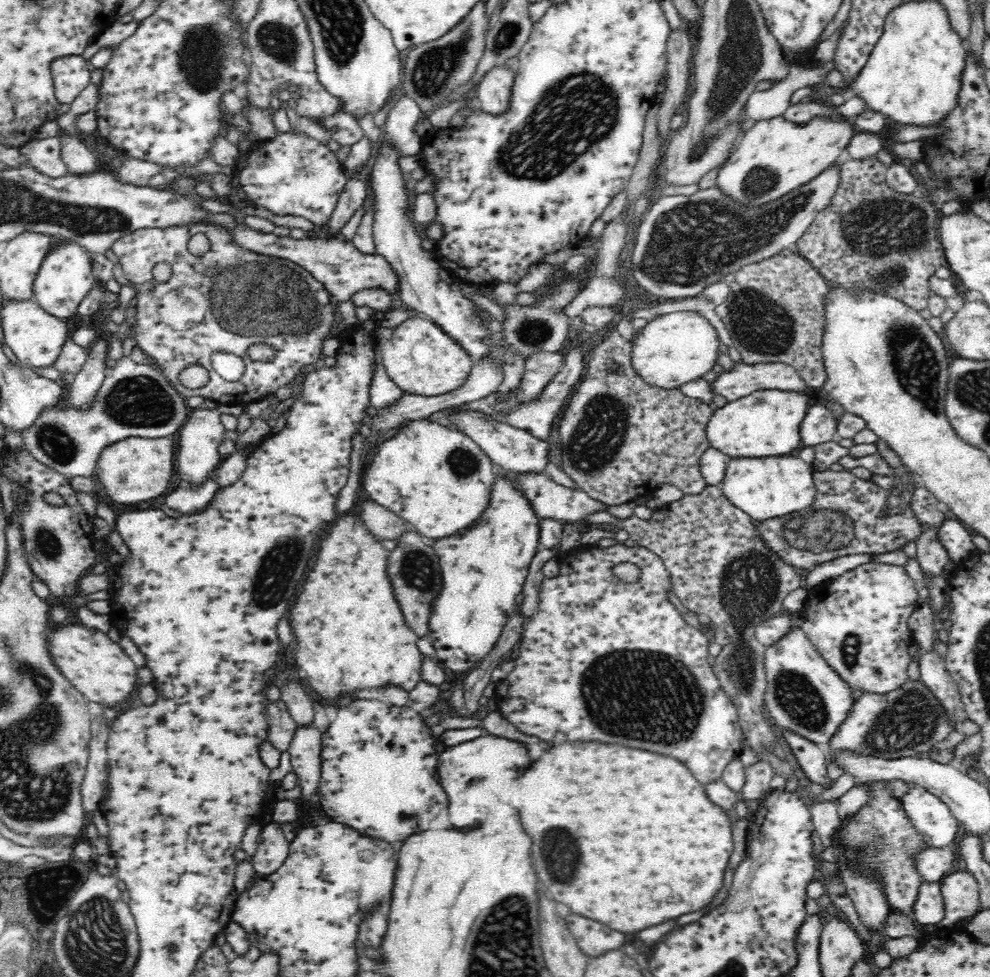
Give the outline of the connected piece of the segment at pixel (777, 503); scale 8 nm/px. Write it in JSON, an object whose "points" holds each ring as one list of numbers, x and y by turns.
{"points":[[791,455,729,459,720,486,726,497,754,521,778,519,812,506,816,498,813,470,810,463]]}

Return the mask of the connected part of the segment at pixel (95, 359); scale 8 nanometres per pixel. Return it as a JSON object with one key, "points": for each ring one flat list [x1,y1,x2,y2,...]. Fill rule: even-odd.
{"points":[[96,339,92,346,87,349,87,357,80,369,79,373,75,374,75,379,69,385,68,401,78,407,86,407,86,404,92,400,93,394,97,388,102,384,102,379,105,377,106,370,110,365,108,356,109,339]]}

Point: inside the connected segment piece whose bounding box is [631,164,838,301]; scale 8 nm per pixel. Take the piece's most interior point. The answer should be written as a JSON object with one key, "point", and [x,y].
{"point":[685,243]}

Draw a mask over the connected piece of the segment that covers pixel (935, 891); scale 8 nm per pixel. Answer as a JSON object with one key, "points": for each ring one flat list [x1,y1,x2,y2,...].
{"points":[[941,881,924,883,918,890,914,906,914,918,919,926,938,924,945,917,945,906,941,893]]}

